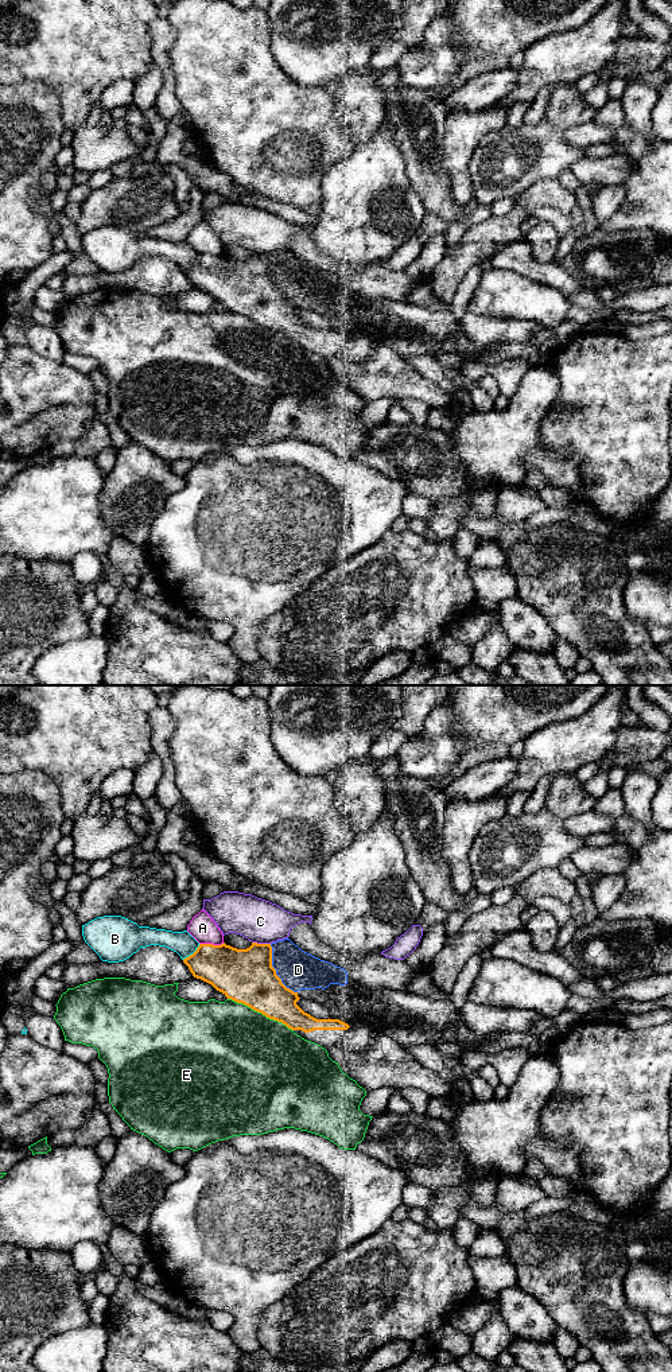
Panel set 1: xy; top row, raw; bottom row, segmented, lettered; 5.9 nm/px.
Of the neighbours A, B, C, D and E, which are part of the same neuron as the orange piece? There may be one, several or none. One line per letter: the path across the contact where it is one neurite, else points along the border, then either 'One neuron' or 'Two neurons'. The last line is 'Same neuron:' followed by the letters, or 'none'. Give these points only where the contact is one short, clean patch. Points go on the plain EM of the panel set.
A: Boundary: xy (224, 253), (199, 255). Two neurons
B: Two neurons
C: Two neurons
D: Two neurons
E: Two neurons
Same neuron: none

